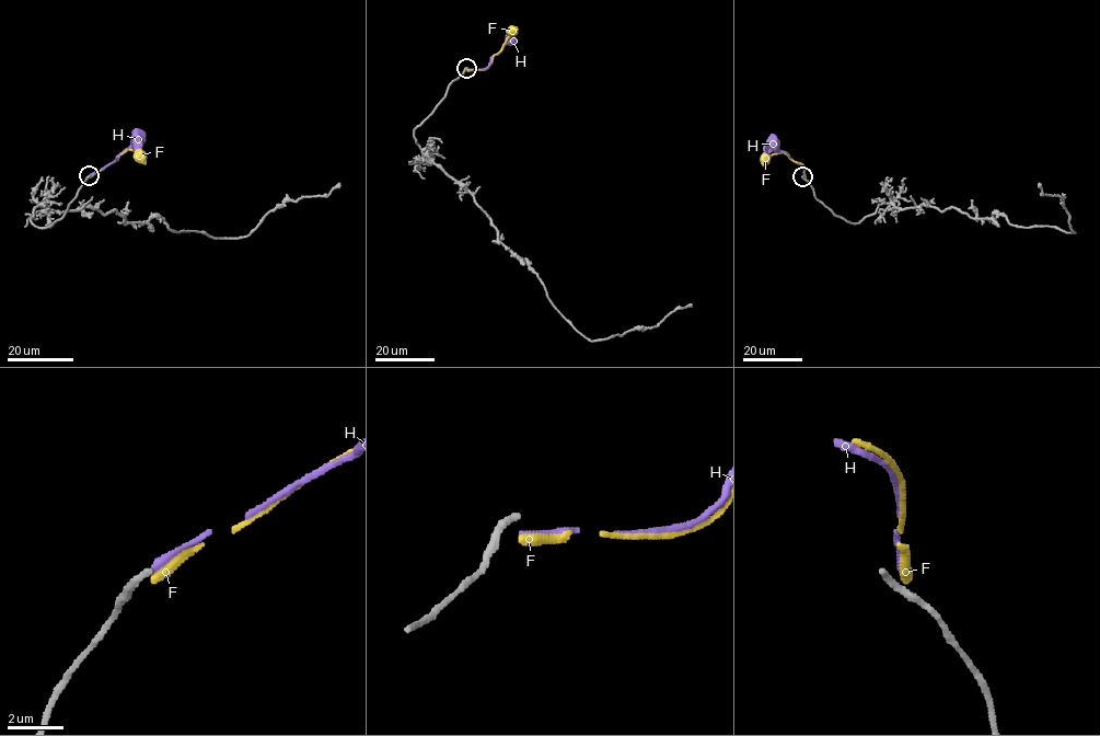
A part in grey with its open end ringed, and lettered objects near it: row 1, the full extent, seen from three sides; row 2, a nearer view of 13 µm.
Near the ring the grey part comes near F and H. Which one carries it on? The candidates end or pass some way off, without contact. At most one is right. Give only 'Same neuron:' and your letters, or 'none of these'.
Same neuron: H

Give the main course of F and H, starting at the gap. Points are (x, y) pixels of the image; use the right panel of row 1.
F: (803, 177), (803, 167), (784, 152), (765, 159)
H: (803, 176), (803, 168), (773, 142)

